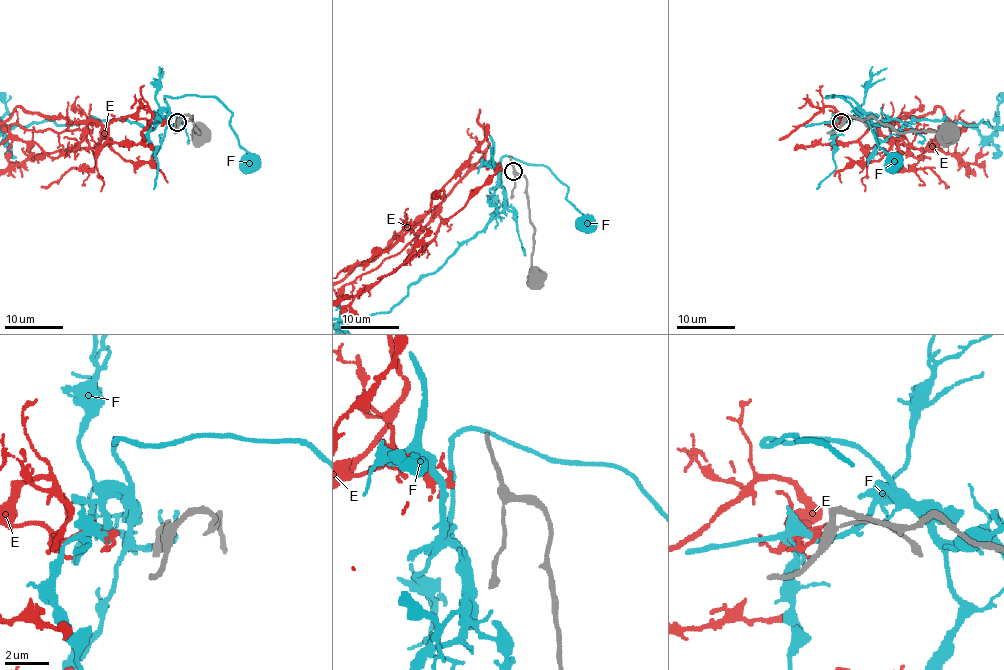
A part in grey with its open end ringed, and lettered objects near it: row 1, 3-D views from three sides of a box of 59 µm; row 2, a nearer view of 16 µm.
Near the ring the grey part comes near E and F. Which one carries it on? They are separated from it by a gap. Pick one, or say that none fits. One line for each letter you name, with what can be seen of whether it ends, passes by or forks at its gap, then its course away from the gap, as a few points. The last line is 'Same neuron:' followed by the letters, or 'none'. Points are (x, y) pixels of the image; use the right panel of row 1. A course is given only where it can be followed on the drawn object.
E: it passes by
Same neuron: E

